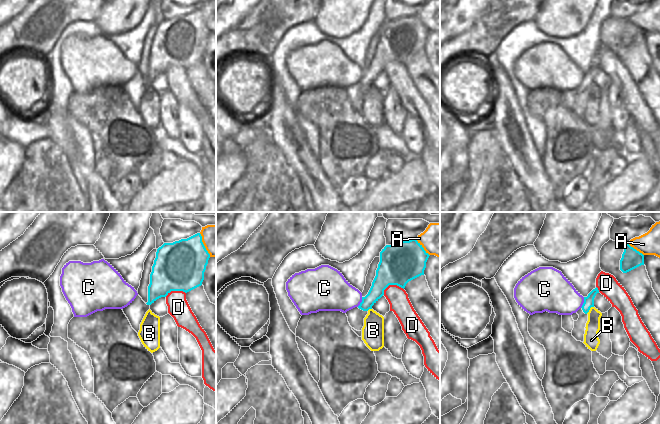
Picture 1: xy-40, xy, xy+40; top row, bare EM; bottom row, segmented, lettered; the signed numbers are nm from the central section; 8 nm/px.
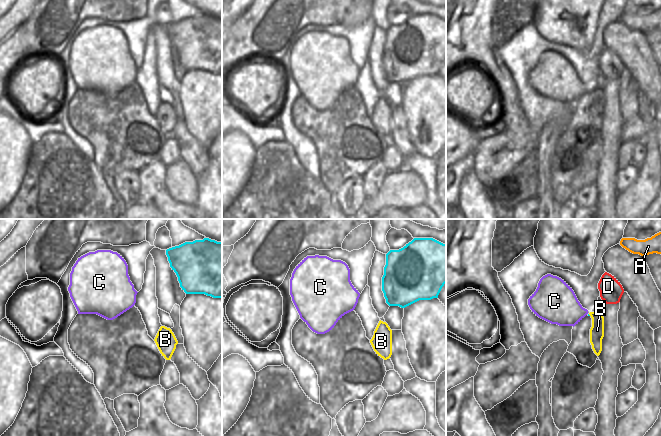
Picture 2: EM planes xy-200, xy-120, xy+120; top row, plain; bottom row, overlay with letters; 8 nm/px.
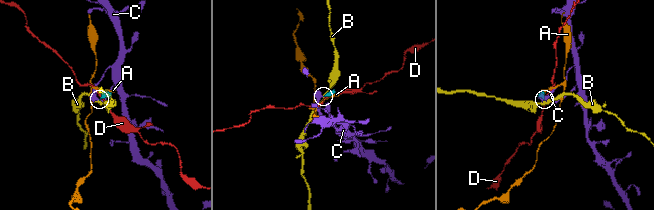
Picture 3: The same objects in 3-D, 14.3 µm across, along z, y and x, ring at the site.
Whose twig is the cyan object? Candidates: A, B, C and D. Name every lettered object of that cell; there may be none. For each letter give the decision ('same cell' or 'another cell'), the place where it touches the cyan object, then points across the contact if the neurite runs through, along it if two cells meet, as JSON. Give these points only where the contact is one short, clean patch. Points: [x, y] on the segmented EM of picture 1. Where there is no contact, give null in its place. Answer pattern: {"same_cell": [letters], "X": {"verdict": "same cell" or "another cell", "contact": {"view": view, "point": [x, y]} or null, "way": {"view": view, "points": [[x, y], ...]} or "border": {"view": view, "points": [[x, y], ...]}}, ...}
{"same_cell": [], "A": {"verdict": "another cell", "contact": {"view": "xy", "point": [422, 247]}}, "B": {"verdict": "another cell", "contact": {"view": "xy+40", "point": [589, 309]}, "border": {"view": "xy+40", "points": [[593, 306], [586, 313]]}}, "C": {"verdict": "another cell", "contact": {"view": "xy+40", "point": [584, 302]}, "border": {"view": "xy+40", "points": [[584, 297], [584, 302], [580, 307]]}}, "D": {"verdict": "another cell", "contact": {"view": "xy", "point": [391, 284]}, "border": {"view": "xy", "points": [[403, 289], [396, 285], [389, 285], [383, 294]]}}}

